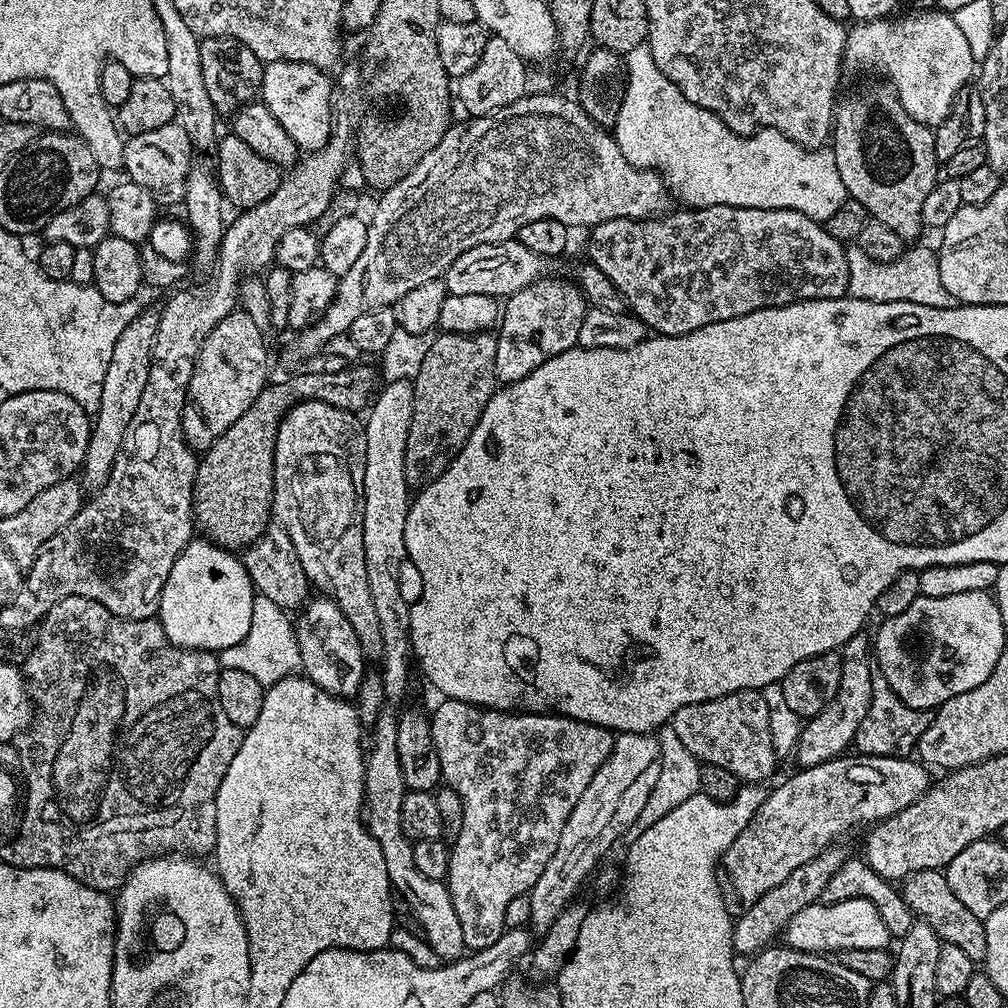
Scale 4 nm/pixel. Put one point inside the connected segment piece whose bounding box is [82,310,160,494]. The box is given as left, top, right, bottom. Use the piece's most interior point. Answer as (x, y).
(125, 382)

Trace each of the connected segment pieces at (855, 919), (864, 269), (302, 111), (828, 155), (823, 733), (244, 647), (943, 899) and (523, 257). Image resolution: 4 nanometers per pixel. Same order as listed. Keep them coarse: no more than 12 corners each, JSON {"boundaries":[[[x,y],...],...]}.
{"boundaries":[[[868,899],[806,906],[785,945],[839,954],[888,948],[886,922]],[[847,247],[851,299],[957,307],[932,247]],[[269,60],[262,102],[301,153],[328,145],[334,80]],[[652,49],[626,53],[614,125],[635,168],[689,208],[849,199],[830,150],[740,136],[690,102]],[[852,636],[840,652],[838,694],[800,732],[800,768],[853,747],[872,705],[874,644]],[[257,595],[250,634],[220,667],[262,685],[301,671],[289,613]],[[943,871],[902,881],[910,910],[940,935],[986,958],[983,919],[970,914]],[[518,238],[466,250],[448,294],[507,298],[551,277],[553,257]]]}

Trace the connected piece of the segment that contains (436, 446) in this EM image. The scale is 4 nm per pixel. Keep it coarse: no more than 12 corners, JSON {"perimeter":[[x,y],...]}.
{"perimeter":[[446,332],[414,379],[406,482],[452,465],[498,387],[497,337]]}

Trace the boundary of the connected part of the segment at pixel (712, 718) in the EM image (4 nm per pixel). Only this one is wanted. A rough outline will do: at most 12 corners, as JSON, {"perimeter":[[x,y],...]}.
{"perimeter":[[763,691],[682,706],[685,753],[756,784],[776,768]]}

